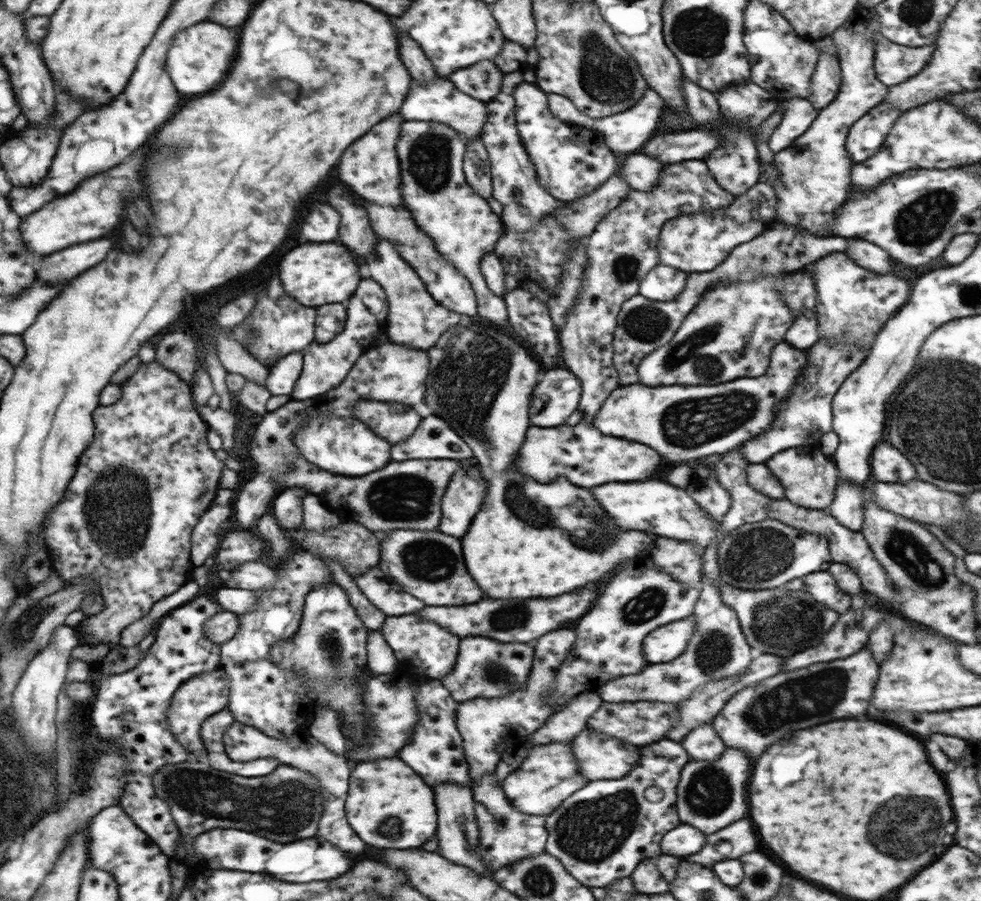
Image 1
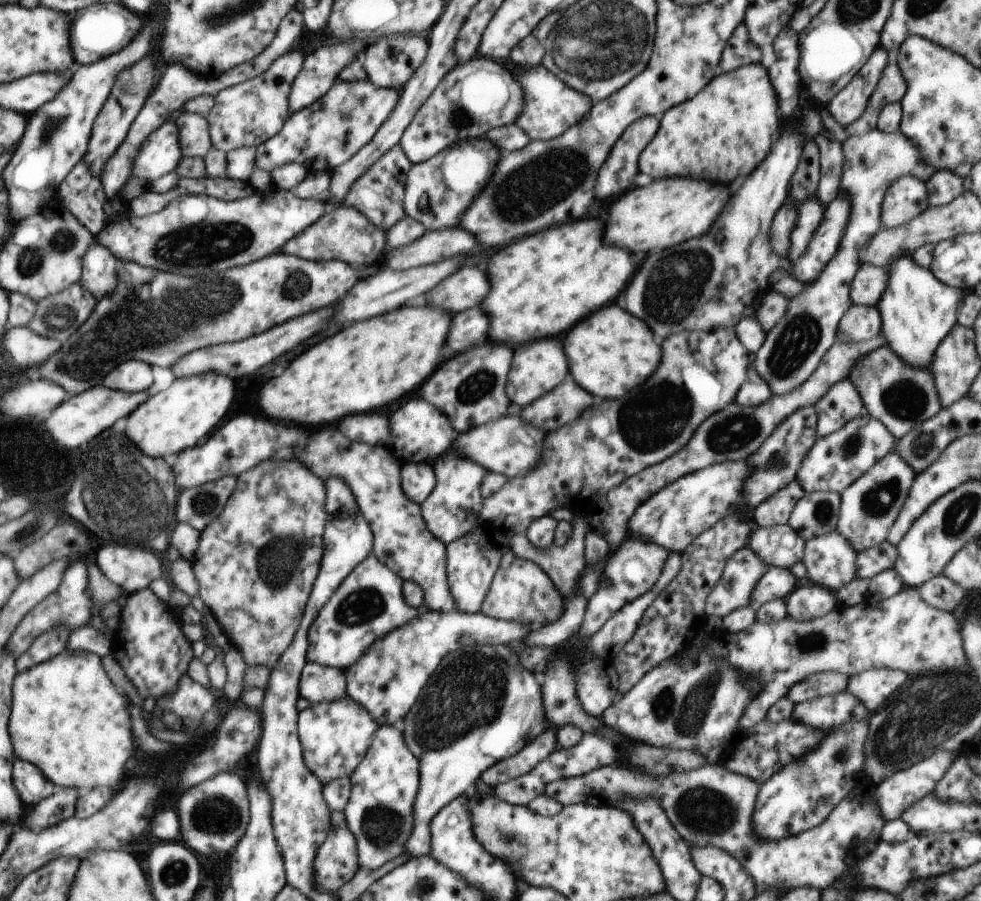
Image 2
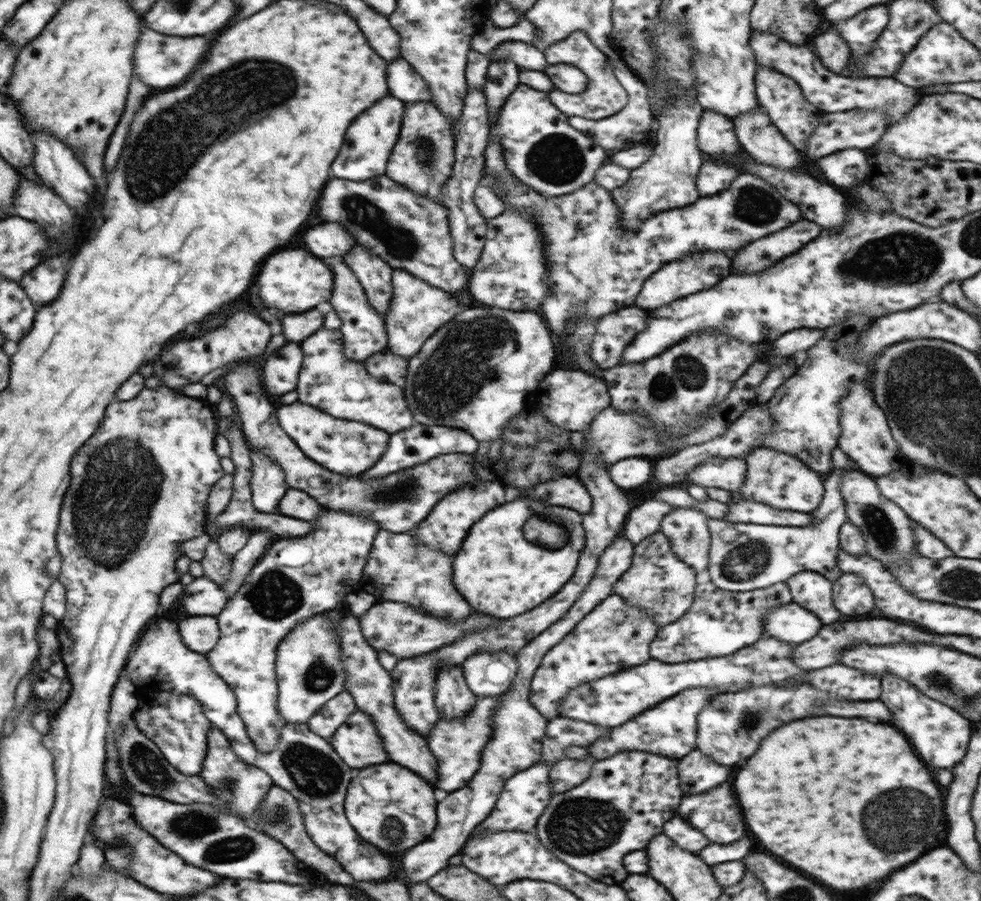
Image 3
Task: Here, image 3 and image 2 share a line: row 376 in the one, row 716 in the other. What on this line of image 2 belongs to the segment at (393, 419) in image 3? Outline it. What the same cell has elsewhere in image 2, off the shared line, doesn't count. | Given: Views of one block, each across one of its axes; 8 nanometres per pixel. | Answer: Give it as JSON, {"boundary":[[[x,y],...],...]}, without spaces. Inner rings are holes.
{"boundary":[[[348,697],[344,700],[334,700],[334,702],[311,704],[299,712],[297,728],[305,766],[322,782],[322,786],[326,786],[332,780],[342,780],[342,776],[350,777],[356,771],[356,766],[364,759],[364,754],[370,746],[370,740],[372,740],[372,736],[378,730],[379,725],[366,712],[366,708],[362,708],[358,702],[354,702],[352,698]]]}

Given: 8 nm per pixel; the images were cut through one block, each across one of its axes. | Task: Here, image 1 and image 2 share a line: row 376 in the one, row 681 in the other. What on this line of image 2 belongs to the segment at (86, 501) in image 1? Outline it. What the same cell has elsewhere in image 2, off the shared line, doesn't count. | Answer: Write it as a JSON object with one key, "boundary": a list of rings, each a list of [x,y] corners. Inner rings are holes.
{"boundary":[[[146,588],[129,595],[126,604],[118,616],[119,625],[113,631],[112,635],[112,651],[111,655],[116,662],[122,666],[124,674],[128,680],[134,684],[136,692],[140,694],[140,698],[162,698],[168,694],[174,694],[178,690],[178,680],[184,674],[187,674],[190,662],[192,662],[192,646],[190,642],[184,638],[182,628],[180,628],[180,620],[174,614],[174,608],[170,608],[168,604],[164,604],[160,598],[156,596],[152,589]]]}

